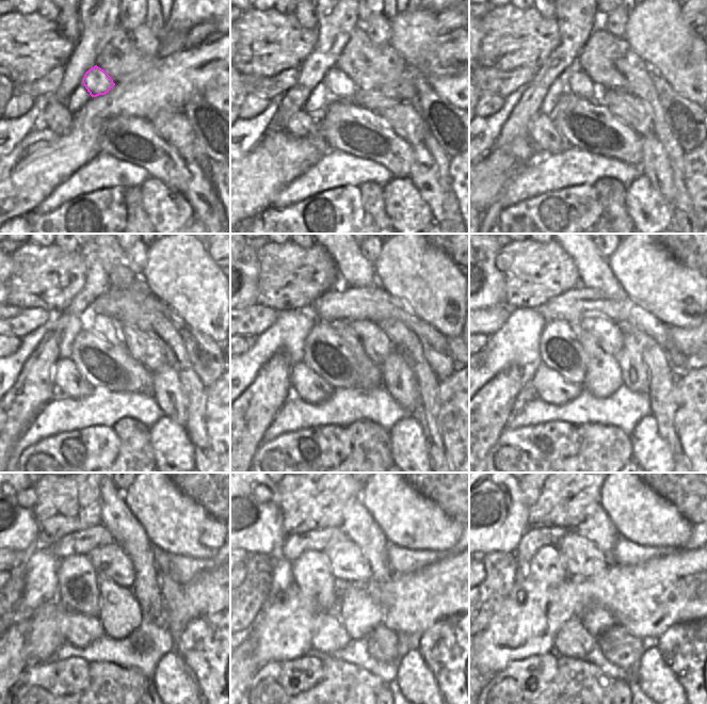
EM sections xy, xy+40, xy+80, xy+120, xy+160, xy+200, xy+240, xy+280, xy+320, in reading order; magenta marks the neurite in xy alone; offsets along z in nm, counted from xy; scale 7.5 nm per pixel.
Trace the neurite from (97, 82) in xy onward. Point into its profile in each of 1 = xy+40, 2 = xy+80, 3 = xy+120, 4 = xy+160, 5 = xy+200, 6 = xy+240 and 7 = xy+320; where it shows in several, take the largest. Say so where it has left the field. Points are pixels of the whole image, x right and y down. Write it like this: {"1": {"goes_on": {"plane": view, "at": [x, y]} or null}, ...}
{"1": {"goes_on": {"plane": "xy+40", "at": [339, 85]}}, "2": {"goes_on": {"plane": "xy+80", "at": [577, 82]}}, "3": {"goes_on": {"plane": "xy+120", "at": [103, 325]}}, "4": {"goes_on": {"plane": "xy+160", "at": [368, 374]}}, "5": {"goes_on": {"plane": "xy+200", "at": [603, 378]}}, "6": {"goes_on": {"plane": "xy+240", "at": [121, 614]}}, "7": {"goes_on": {"plane": "xy+320", "at": [596, 620]}}}

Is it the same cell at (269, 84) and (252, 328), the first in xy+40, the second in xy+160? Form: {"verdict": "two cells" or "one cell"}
{"verdict": "one cell"}

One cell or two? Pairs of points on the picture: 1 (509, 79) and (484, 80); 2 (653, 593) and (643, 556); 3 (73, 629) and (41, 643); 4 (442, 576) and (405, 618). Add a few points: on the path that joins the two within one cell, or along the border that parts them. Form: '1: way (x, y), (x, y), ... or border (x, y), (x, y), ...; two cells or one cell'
1: way (502, 80), (491, 80); one cell
2: border (669, 555), (652, 557), (640, 563), (620, 564); two cells
3: border (63, 609), (62, 630), (66, 642); two cells
4: way (434, 587), (414, 607); one cell

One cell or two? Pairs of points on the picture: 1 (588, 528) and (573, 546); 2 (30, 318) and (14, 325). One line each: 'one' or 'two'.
1: two
2: one

